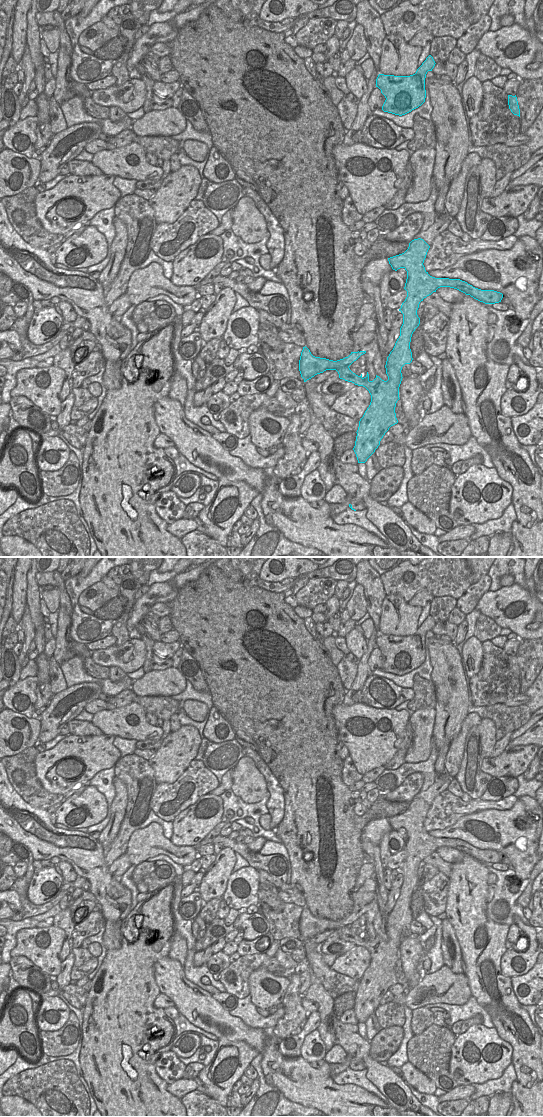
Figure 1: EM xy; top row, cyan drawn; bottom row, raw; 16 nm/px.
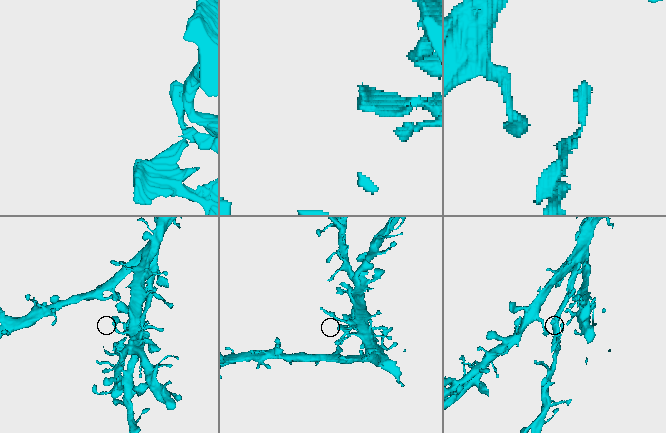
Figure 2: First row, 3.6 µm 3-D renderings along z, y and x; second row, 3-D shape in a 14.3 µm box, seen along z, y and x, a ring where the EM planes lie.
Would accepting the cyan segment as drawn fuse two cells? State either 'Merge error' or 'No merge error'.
No merge error

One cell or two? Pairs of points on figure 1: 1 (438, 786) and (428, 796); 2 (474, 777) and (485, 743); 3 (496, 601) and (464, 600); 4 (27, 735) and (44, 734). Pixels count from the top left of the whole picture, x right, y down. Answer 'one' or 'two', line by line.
1: one
2: one
3: two
4: two

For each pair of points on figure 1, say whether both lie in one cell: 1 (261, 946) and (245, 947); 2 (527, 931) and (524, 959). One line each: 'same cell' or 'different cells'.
1: same cell
2: same cell

